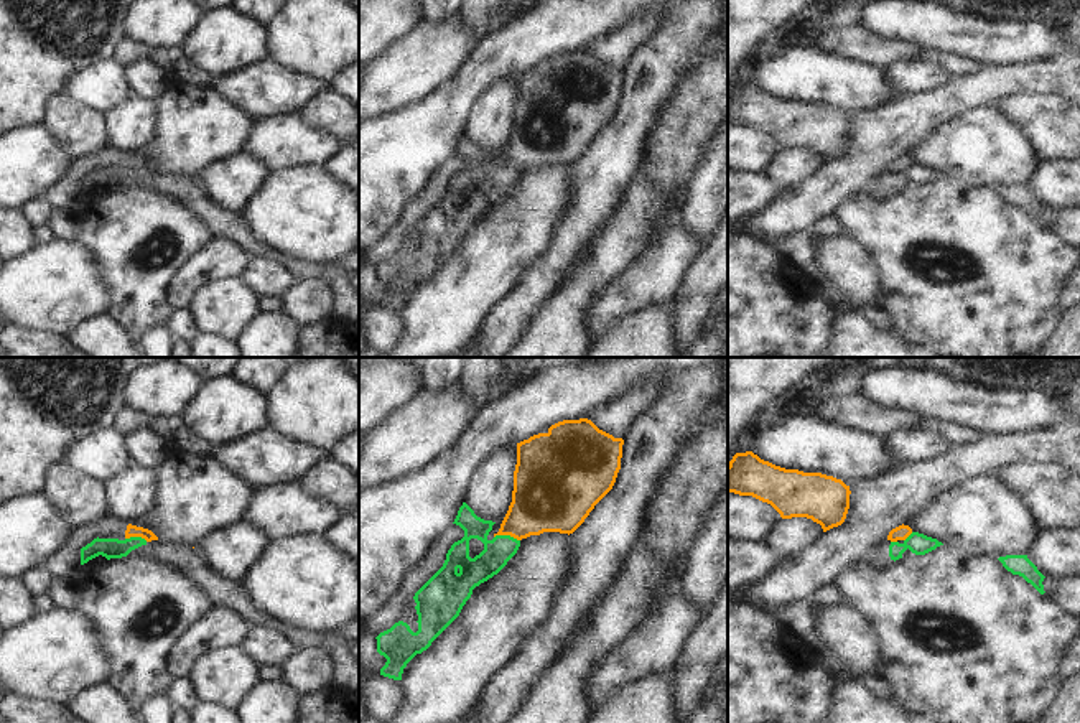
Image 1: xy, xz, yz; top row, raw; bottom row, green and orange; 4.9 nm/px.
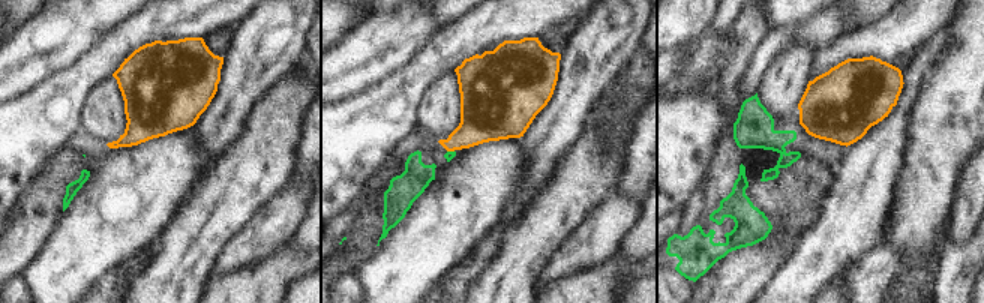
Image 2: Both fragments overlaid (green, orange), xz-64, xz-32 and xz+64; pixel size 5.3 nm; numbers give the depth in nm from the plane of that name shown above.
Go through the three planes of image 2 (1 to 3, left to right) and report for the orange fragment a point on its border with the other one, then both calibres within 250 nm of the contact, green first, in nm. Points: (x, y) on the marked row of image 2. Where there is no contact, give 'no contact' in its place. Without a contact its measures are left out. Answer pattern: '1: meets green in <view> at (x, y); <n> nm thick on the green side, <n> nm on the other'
1: no contact
2: meets green in xz-32 at (450, 152); 50 nm thick on the green side, 240 nm on the other
3: no contact

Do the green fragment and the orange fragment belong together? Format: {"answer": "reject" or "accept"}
{"answer": "reject"}

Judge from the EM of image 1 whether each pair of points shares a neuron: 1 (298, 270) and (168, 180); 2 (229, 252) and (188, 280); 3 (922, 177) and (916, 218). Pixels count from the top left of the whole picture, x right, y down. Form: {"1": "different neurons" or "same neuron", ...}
{"1": "same neuron", "2": "same neuron", "3": "different neurons"}

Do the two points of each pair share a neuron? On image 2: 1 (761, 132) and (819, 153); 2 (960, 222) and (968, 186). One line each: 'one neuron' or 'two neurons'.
1: one neuron
2: one neuron

